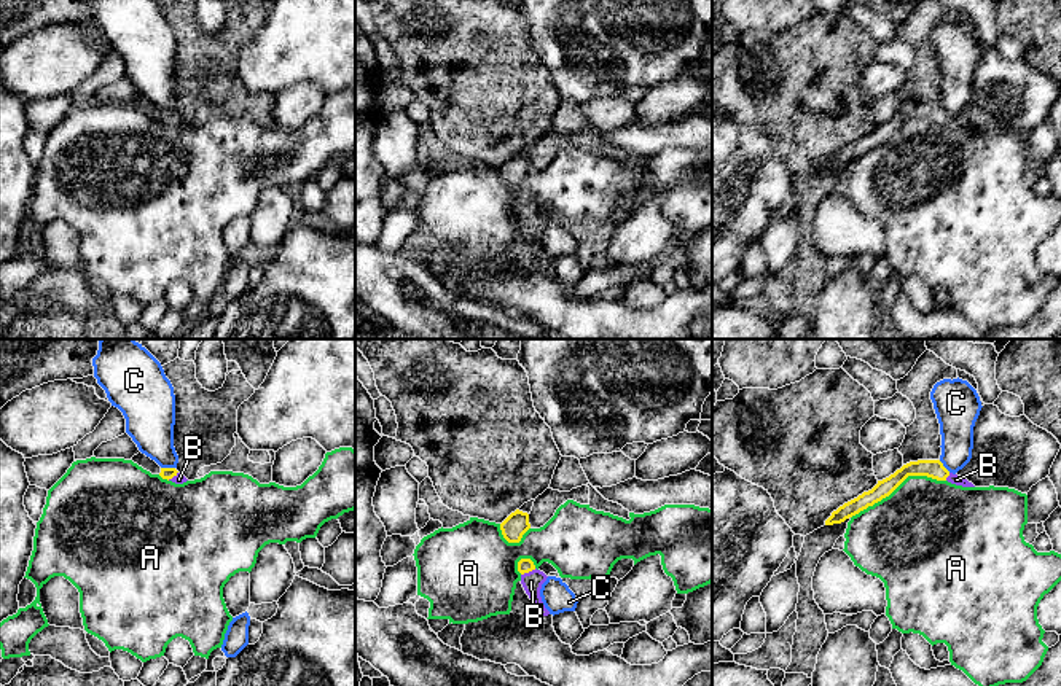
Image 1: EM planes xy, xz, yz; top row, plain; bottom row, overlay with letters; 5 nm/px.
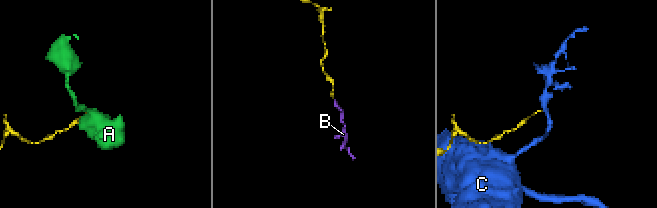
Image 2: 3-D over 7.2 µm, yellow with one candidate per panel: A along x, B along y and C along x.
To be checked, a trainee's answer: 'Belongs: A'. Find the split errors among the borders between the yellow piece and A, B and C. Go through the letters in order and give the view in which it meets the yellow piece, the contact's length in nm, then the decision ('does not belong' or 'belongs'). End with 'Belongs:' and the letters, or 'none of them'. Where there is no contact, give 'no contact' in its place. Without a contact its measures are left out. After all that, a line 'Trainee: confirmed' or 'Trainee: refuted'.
A: yz | 500 nm | does not belong
B: xz | 90 nm | belongs
C: xy | 70 nm | does not belong
Belongs: B
Trainee: refuted

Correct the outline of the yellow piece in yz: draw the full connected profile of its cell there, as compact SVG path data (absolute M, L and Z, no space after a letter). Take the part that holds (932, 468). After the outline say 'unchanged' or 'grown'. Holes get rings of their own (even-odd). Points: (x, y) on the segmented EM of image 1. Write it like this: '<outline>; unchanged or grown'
M940 460L910 462L889 477L878 481L878 484L871 490L863 492L857 498L844 503L836 511L833 511L832 516L825 520L825 525L841 524L846 519L867 509L868 506L873 506L875 503L889 497L908 476L927 476L937 481L948 481L962 487L975 487L967 479L949 473Z; grown

